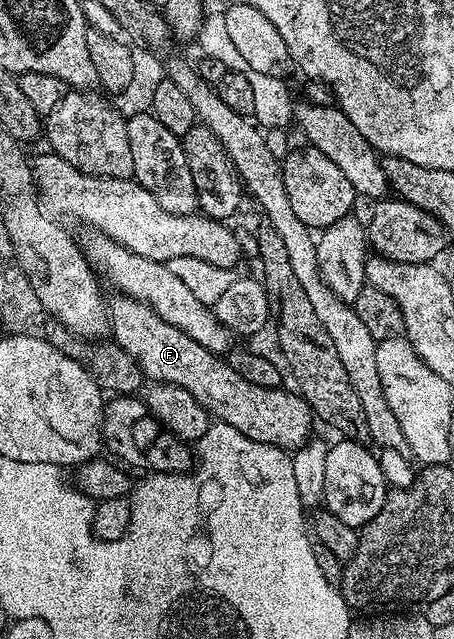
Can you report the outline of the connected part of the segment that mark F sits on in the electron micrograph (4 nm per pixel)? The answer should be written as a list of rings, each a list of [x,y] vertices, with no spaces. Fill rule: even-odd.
[[[112,294],[107,299],[107,312],[111,318],[110,338],[143,370],[151,383],[181,385],[218,422],[233,425],[237,433],[258,443],[284,449],[302,447],[312,434],[313,416],[311,406],[303,396],[283,387],[253,385],[245,381],[237,369],[222,354],[197,345],[189,333],[181,333],[177,325],[163,321],[141,301],[128,295]],[[311,431],[311,432],[310,432]]]

